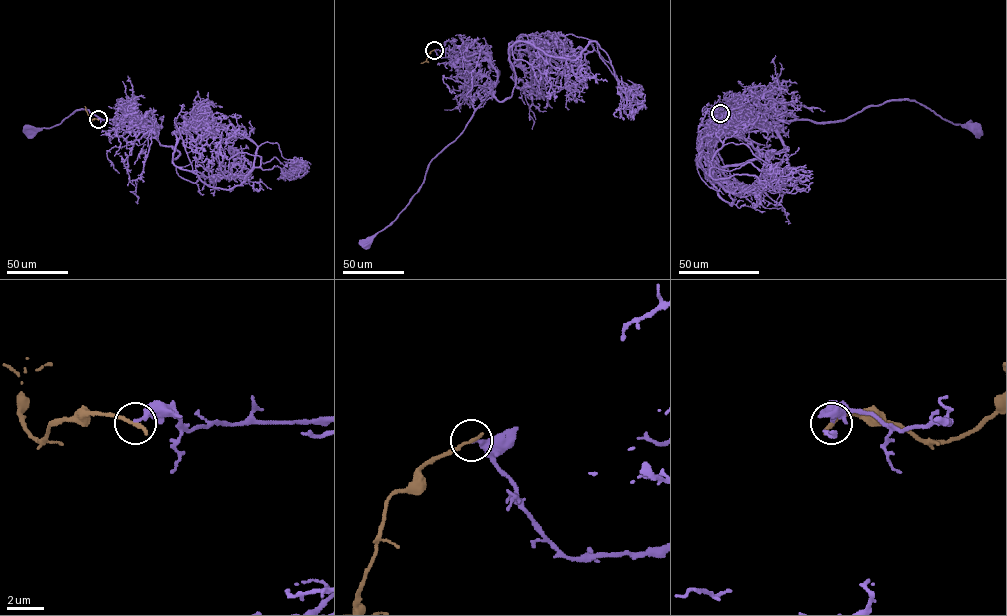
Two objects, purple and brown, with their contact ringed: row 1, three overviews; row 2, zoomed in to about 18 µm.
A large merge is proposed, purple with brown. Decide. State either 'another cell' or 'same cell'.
another cell

